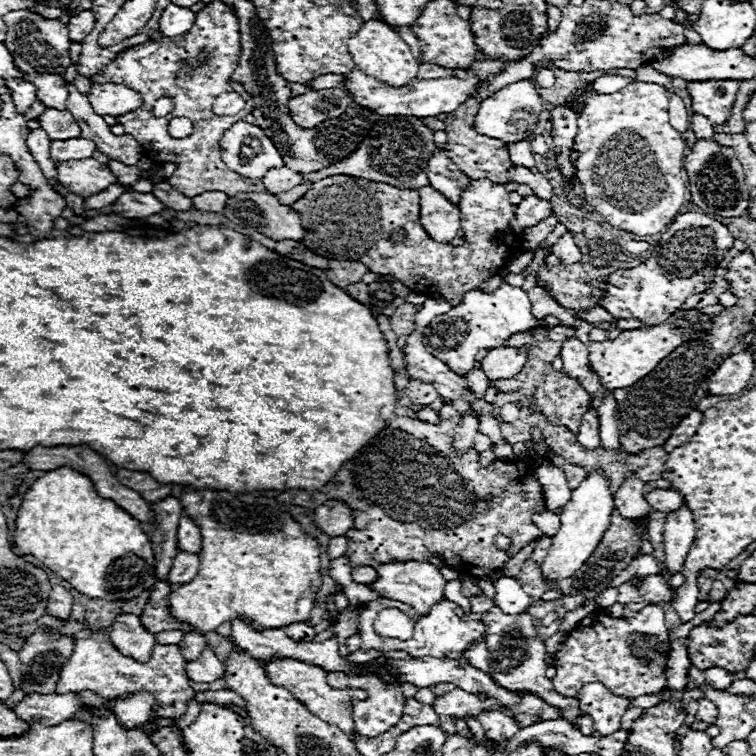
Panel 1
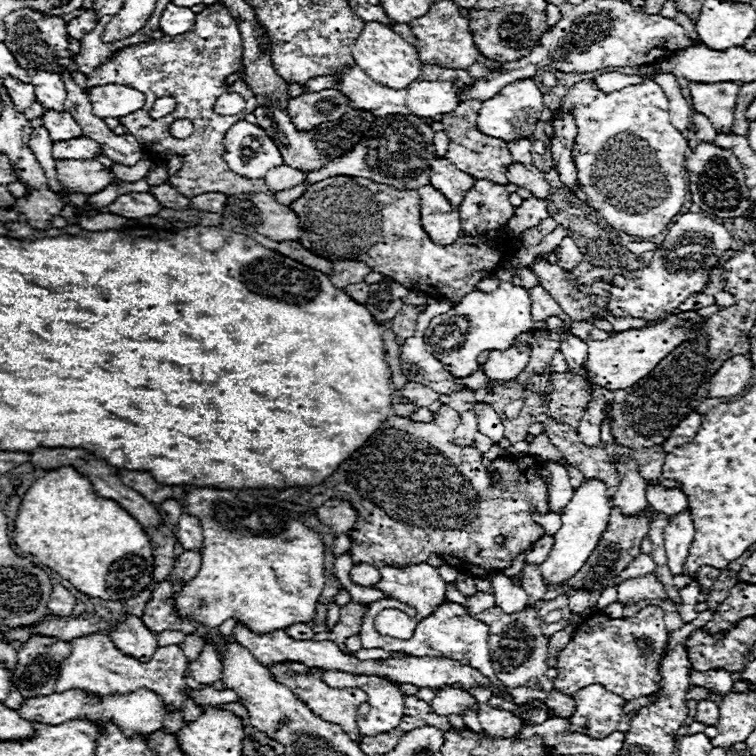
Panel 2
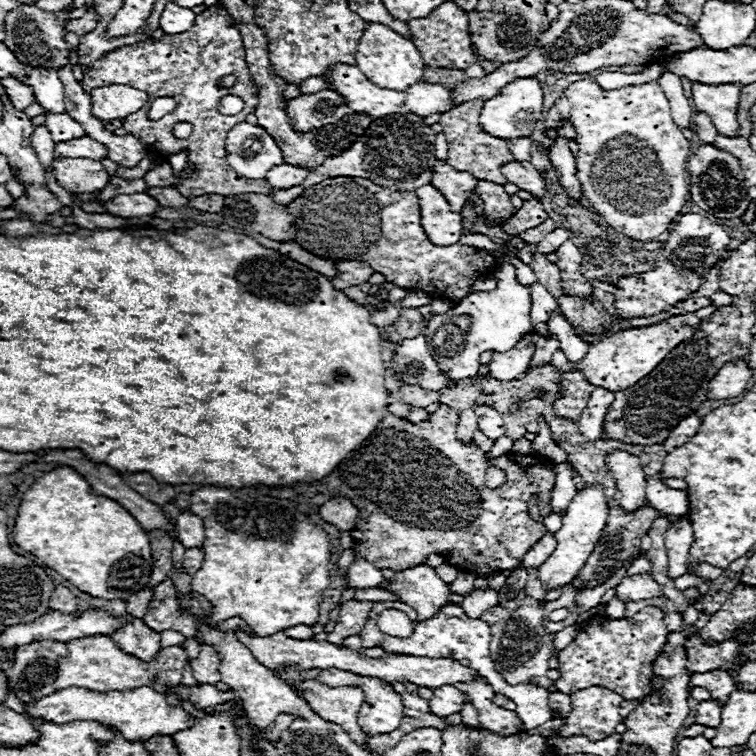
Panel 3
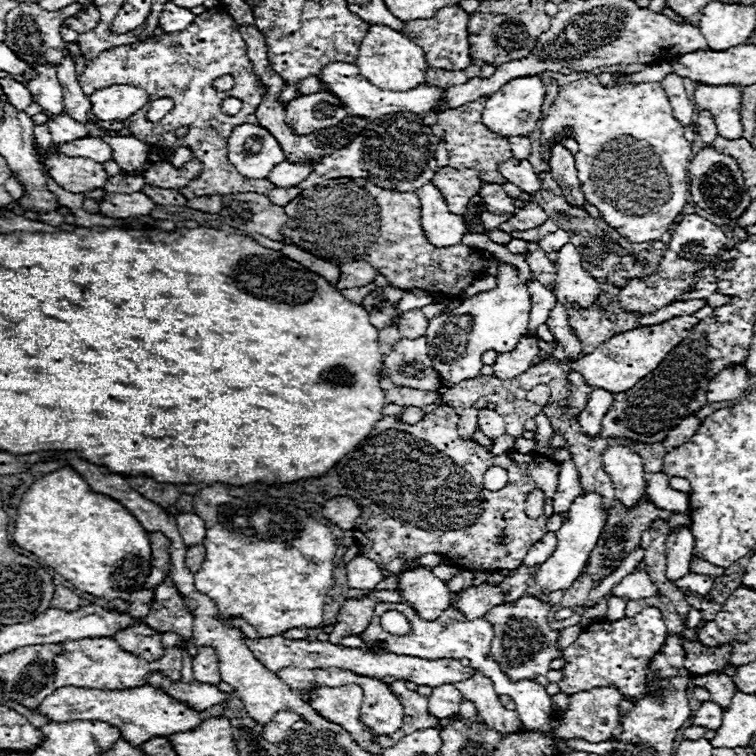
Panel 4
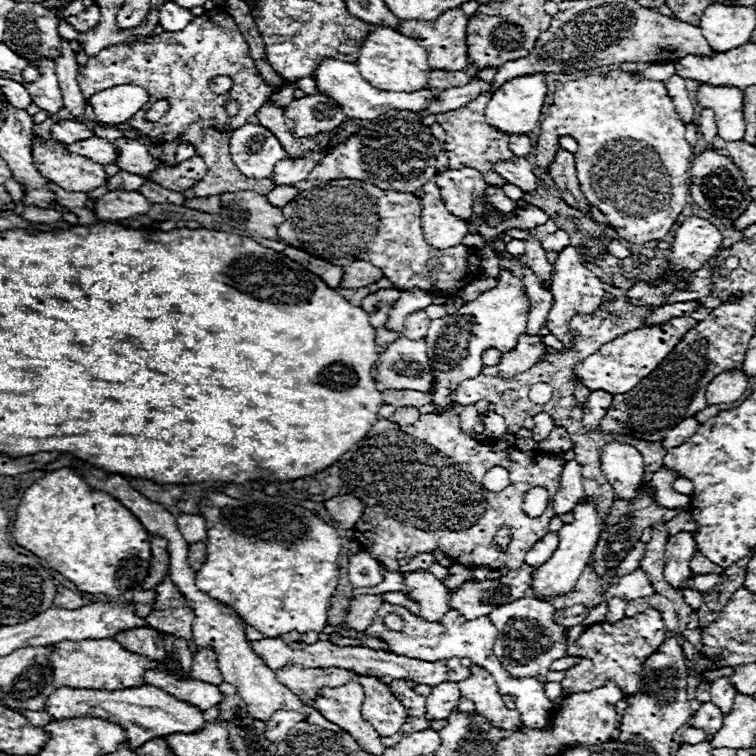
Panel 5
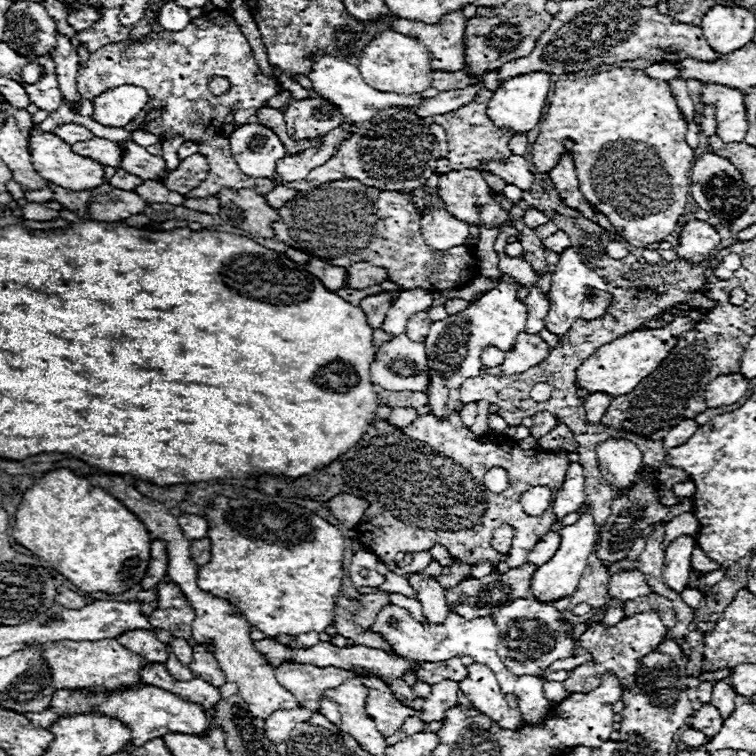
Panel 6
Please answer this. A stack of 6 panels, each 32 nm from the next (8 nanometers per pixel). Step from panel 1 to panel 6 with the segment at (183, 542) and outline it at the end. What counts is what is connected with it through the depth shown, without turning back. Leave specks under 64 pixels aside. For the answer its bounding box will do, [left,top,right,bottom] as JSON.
[178,514,208,542]

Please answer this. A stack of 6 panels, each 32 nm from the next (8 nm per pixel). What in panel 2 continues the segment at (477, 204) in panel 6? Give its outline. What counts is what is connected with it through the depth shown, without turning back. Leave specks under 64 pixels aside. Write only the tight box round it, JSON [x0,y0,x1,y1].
[430,158,476,208]

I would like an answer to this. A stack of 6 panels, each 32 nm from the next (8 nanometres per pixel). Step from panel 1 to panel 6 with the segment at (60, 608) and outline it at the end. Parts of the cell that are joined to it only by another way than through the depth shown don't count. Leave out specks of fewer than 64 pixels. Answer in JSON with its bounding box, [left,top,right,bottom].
[56,586,86,608]

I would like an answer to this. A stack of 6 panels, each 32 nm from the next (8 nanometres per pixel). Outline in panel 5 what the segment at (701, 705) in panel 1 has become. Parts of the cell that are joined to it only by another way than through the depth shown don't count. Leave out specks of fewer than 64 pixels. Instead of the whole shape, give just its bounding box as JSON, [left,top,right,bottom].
[690,702,722,734]

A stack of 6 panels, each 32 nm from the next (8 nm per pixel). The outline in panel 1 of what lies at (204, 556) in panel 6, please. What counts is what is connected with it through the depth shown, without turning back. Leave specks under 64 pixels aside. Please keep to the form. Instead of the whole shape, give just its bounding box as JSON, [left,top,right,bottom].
[168,552,200,584]

